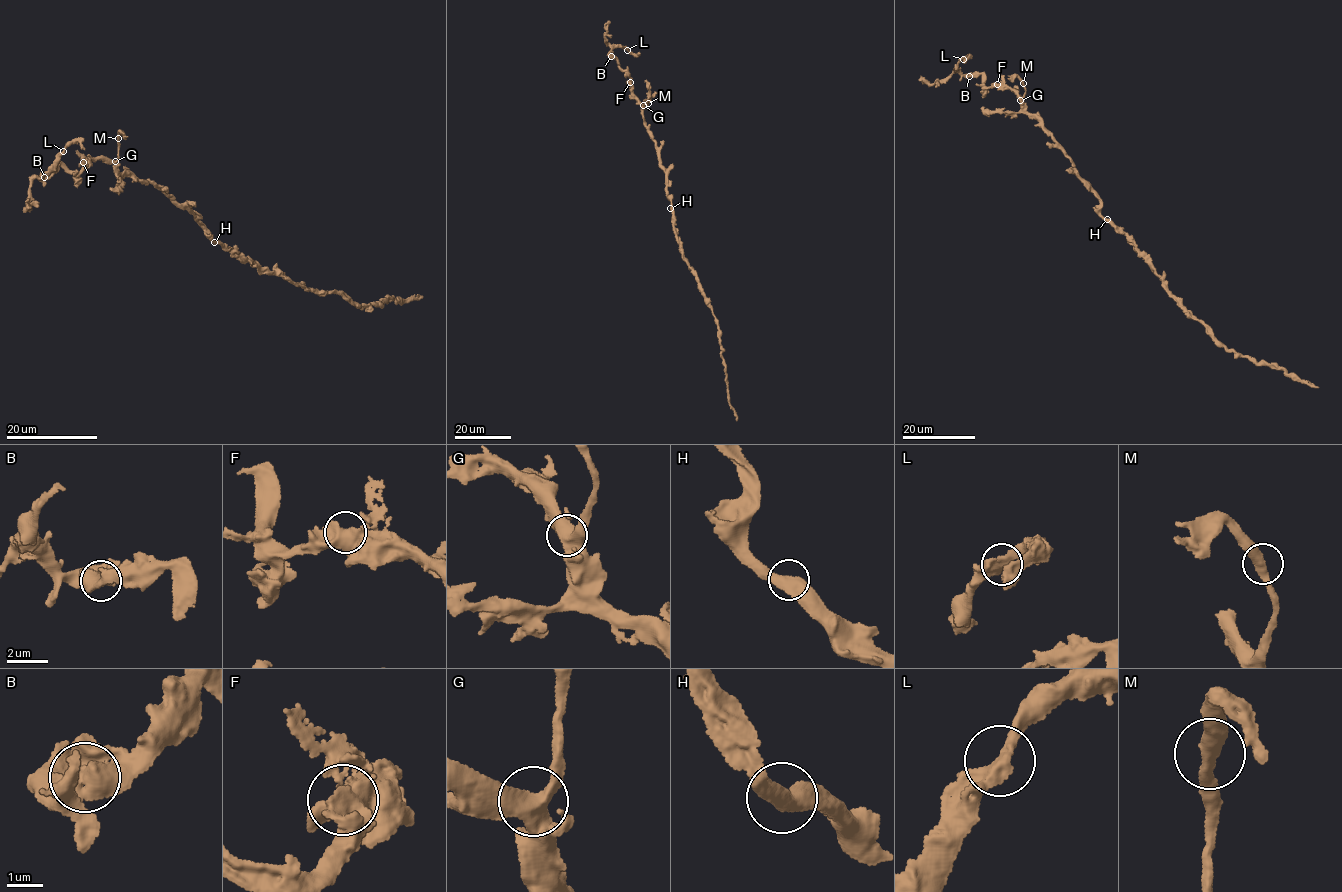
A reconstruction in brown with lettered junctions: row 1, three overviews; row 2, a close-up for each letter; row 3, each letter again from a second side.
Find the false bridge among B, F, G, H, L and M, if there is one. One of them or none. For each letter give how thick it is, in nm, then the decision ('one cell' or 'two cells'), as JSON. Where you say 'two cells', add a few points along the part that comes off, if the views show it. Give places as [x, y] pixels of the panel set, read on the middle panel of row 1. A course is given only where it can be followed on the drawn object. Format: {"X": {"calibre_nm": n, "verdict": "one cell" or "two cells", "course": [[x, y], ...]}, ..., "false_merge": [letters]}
{"B": {"calibre_nm": 550, "verdict": "one cell"}, "F": {"calibre_nm": 550, "verdict": "one cell"}, "G": {"calibre_nm": 500, "verdict": "one cell"}, "H": {"calibre_nm": 550, "verdict": "one cell"}, "L": {"calibre_nm": 440, "verdict": "one cell"}, "M": {"calibre_nm": 440, "verdict": "one cell"}, "false_merge": []}

